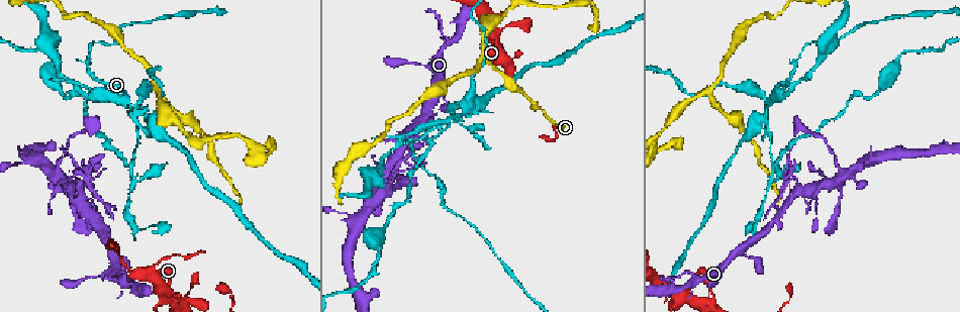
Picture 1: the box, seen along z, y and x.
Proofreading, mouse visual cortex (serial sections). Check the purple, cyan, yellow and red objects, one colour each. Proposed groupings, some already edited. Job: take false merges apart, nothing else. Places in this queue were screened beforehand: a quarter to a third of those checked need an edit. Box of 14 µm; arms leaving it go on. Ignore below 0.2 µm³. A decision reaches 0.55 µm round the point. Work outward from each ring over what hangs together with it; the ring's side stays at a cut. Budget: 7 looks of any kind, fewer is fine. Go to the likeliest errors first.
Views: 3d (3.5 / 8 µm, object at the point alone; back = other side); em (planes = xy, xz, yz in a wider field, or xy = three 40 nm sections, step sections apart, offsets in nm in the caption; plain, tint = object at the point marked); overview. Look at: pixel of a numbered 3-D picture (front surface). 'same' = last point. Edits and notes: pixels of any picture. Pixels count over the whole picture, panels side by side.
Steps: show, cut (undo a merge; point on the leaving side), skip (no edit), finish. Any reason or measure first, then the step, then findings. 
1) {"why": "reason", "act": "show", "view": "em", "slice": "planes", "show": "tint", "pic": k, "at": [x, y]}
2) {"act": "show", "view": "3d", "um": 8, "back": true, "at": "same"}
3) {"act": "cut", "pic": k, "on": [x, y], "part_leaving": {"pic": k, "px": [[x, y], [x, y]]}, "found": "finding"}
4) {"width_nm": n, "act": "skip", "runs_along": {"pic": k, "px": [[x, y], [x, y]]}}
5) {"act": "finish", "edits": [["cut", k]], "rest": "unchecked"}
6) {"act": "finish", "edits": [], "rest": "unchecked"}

{"why": "four-way junction", "act": "show", "view": "3d", "um": 8, "pic": 1, "at": [458, 115]}

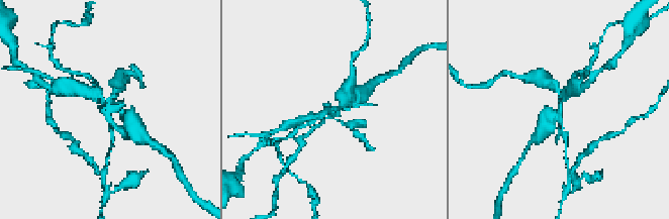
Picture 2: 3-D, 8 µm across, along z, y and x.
{"act": "show", "view": "3d", "um": 3.5, "pic": 2, "at": [334, 108]}

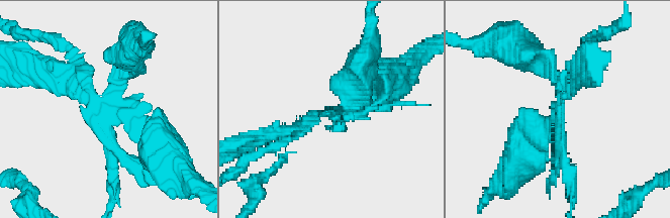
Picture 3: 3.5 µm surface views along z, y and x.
{"why": "now the EM", "act": "show", "view": "em", "slice": "planes", "show": "tint", "pic": 3, "at": [558, 110]}

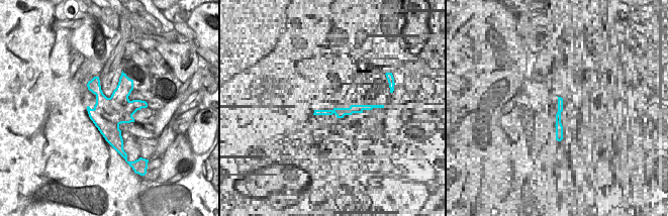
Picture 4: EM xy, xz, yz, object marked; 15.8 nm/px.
{"act": "cut", "pic": 3, "on": [354, 113], "border": {"pic": 4, "px": [[102, 92], [95, 94]]}, "found": "a second cell is stuck on"}

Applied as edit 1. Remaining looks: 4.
{"why": "redraw", "act": "show", "view": "overview"}

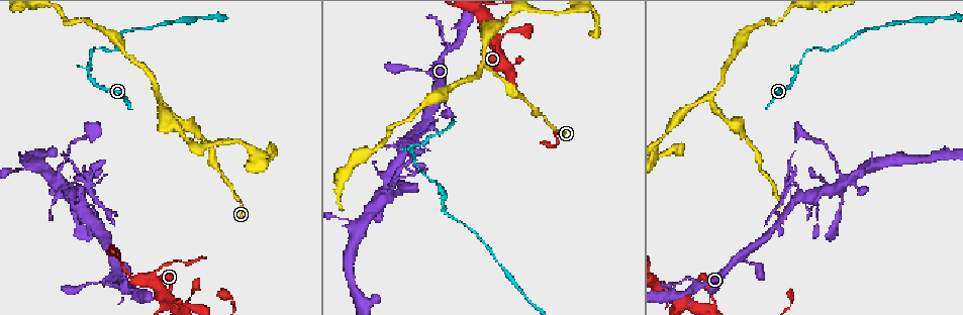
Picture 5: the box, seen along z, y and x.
{"why": "abrupt turn", "act": "show", "view": "3d", "um": 3.5, "pic": 5, "at": [792, 180]}

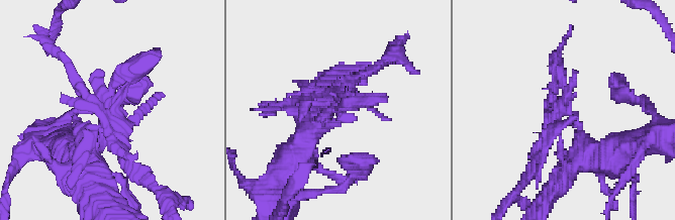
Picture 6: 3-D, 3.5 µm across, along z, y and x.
{"act": "show", "view": "em", "slice": "xy", "step": 5, "show": "tint", "pic": 6, "at": [337, 117]}

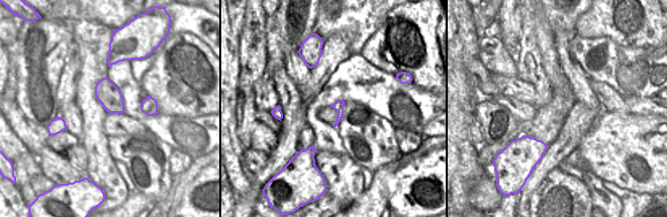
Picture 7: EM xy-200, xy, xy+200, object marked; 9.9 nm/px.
{"act": "cut", "pic": 6, "on": [104, 124], "part_leaving": {"pic": 6, "px": [[103, 126], [115, 111], [130, 167]]}, "found": "a second cell is stuck on"}

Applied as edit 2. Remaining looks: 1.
{"act": "finish", "edits": [["cut", 3], ["cut", 6]], "rest": "unchecked"}

